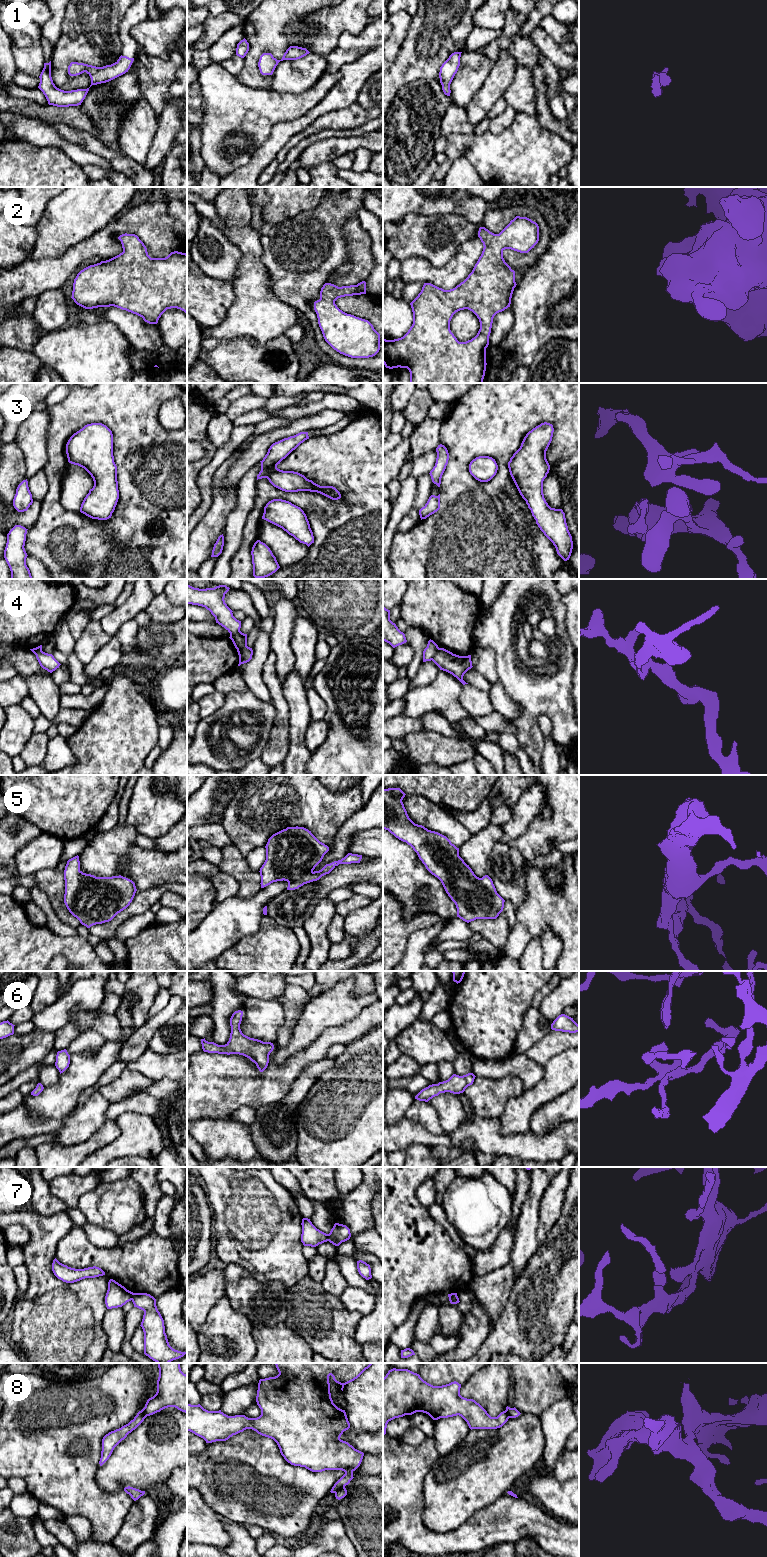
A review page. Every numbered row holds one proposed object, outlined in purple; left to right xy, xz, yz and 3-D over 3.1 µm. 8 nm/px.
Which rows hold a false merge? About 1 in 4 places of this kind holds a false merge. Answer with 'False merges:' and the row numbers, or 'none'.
False merges: 4, 7, 8

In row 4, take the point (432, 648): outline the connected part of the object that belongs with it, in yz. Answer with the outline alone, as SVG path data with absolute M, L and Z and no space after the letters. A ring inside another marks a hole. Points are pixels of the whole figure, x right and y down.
M430 639L428 641L427 647L423 651L423 662L431 661L438 652L438 650L439 650L438 645L433 640Z

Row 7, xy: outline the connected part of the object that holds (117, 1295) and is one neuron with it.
M113 1279L108 1282L108 1290L105 1296L107 1309L118 1308L132 1300L133 1292L127 1290L124 1286Z

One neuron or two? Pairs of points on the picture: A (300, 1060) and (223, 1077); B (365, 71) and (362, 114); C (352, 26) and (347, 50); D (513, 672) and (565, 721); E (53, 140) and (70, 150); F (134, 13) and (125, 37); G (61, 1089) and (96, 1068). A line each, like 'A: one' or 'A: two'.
A: one
B: two
C: two
D: one
E: one
F: one
G: one

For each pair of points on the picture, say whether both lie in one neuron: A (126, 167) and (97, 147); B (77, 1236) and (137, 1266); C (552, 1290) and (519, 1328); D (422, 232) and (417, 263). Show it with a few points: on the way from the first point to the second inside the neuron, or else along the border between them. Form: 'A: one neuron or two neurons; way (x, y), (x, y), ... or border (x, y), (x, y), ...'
A: one neuron; way (119, 163), (104, 151)
B: one neuron; way (91, 1251), (97, 1257), (122, 1263)
C: one neuron; way (543, 1299), (541, 1306), (528, 1319)
D: two neurons; border (401, 261), (414, 256), (422, 256), (438, 268)

